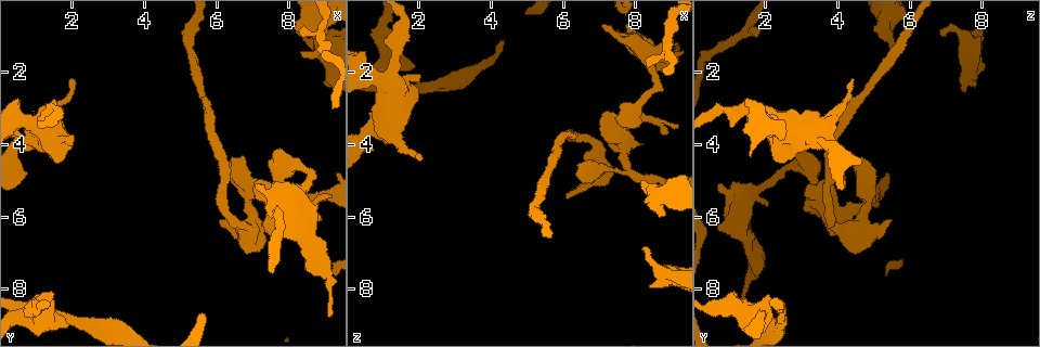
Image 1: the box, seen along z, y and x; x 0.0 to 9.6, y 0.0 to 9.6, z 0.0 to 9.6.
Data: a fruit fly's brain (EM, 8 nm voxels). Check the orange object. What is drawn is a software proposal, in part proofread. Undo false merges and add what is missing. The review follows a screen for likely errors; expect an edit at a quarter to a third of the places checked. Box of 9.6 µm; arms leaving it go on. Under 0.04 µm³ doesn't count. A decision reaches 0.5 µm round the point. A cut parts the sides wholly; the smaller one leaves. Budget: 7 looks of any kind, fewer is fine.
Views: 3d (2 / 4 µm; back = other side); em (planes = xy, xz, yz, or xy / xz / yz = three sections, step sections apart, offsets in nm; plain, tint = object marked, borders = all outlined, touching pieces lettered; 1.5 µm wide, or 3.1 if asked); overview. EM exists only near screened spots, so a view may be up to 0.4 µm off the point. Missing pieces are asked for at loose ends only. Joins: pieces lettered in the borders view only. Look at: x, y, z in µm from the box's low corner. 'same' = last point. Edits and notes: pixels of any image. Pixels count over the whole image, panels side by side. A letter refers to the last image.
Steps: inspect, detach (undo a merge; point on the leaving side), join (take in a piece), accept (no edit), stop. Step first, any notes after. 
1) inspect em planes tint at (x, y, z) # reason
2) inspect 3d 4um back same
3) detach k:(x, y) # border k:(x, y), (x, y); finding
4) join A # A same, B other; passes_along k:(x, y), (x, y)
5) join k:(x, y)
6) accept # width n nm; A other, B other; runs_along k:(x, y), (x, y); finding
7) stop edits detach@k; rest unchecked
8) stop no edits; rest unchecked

inspect 3d 2um at (8.35, 1.05, 7.95)

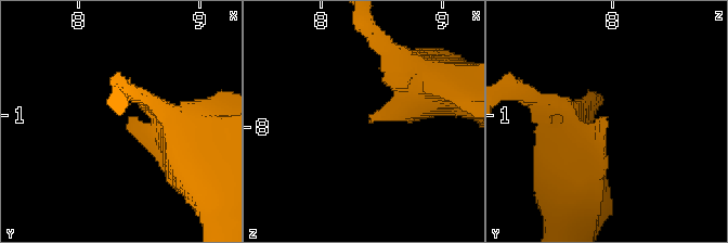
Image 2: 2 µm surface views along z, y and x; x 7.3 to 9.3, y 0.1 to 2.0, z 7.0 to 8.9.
inspect em planes borders at (8.38, 1.08, 7.90) # now the EM

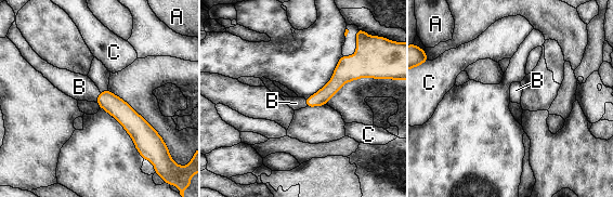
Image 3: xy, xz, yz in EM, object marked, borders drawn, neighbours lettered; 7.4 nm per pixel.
join B # longest_contact B 90 nm; A other, B same, C other; passes_along 3:(122, 112), (98, 97), (79, 87); it goes on there

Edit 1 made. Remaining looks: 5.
inspect overview

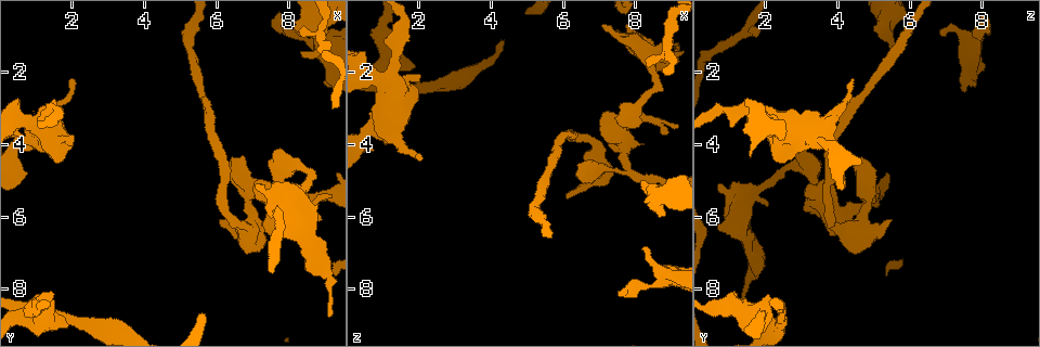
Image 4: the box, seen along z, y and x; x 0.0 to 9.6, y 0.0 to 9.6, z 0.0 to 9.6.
inspect em planes borders at (9.15, 8.80, 1.30)

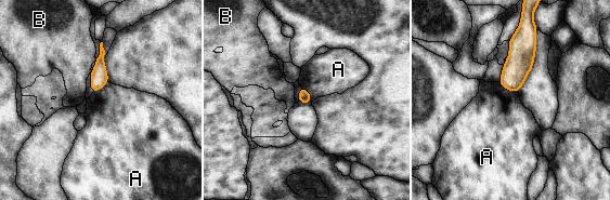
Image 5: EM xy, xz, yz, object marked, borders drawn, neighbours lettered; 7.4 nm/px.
accept # A other, B other; border 5:(498, 82), (504, 88), (517, 93); no lettered piece goes on from it

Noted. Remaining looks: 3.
inspect 3d 2um at (6.65, 6.25, 3.85)

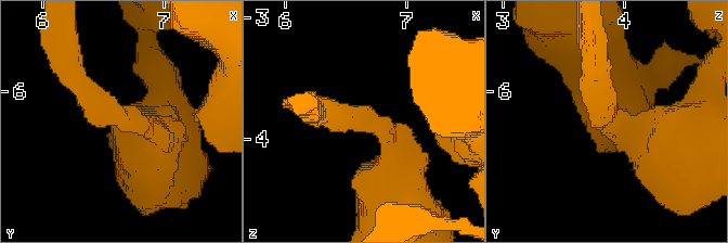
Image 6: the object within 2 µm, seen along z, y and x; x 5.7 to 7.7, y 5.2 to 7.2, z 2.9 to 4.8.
inspect em planes borders at (6.70, 6.20, 3.86) # arm_widths 220, 600 nm; shape alone is not enough

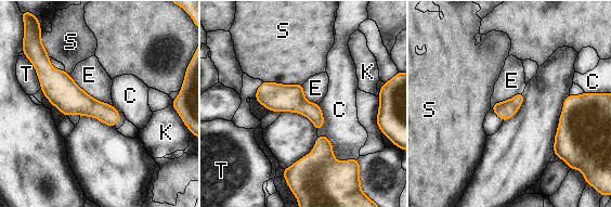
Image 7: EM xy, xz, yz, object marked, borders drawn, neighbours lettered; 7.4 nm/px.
accept # C other, E other, K other, S other, T other; runs_along 7:(40, 70), (112, 124); continuous, no second neuron

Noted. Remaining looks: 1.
stop edits join@3; rest unchecked

